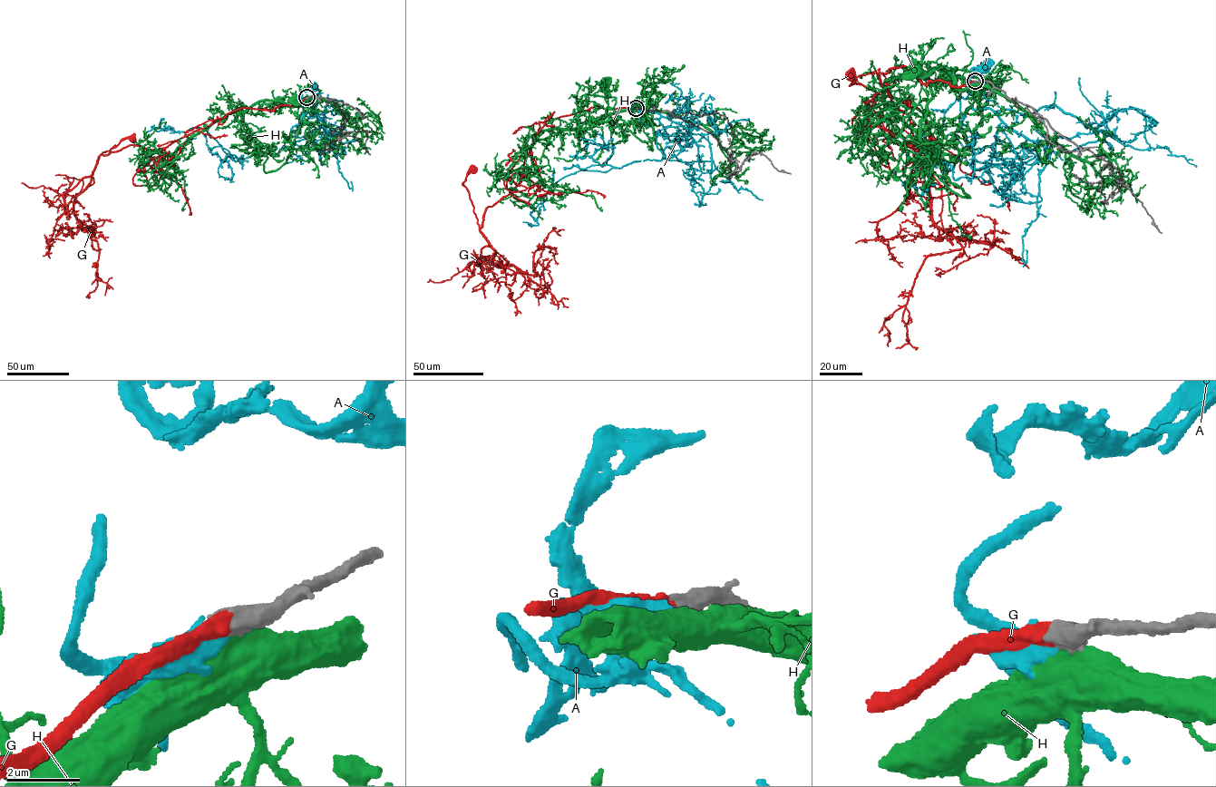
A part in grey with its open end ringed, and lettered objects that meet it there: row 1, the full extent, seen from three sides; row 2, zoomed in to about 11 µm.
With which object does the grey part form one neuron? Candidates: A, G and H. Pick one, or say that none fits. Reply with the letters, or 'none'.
G

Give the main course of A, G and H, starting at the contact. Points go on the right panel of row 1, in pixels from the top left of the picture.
A: (975, 82), (970, 77), (977, 71), (971, 69), (985, 69)
G: (975, 82), (927, 84), (902, 65), (879, 72), (903, 111), (909, 97), (900, 101), (914, 106), (851, 74)
H: (976, 82), (964, 90), (953, 84), (955, 68), (938, 68), (929, 73), (917, 72)

